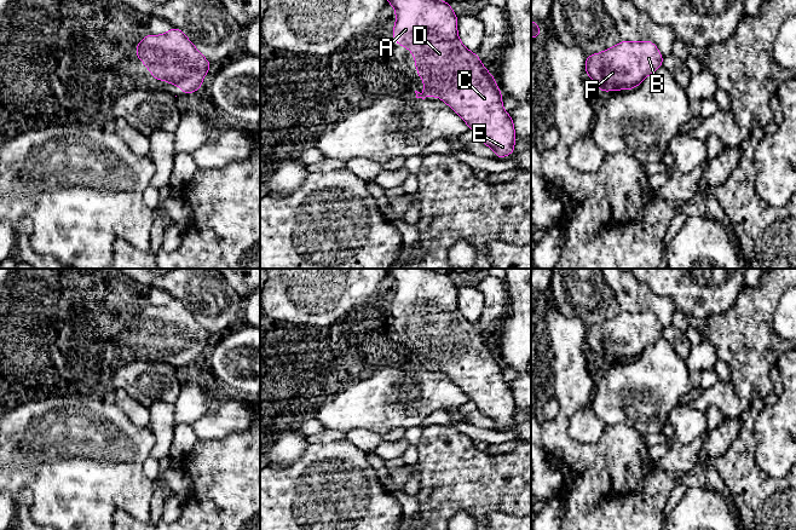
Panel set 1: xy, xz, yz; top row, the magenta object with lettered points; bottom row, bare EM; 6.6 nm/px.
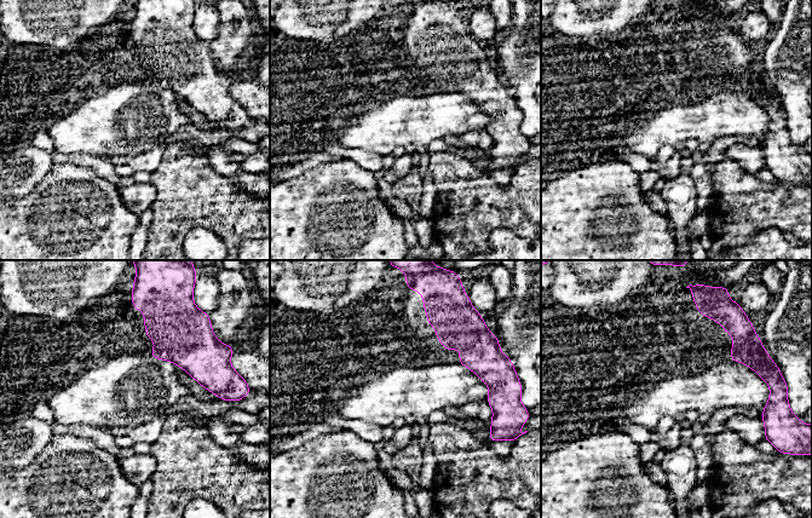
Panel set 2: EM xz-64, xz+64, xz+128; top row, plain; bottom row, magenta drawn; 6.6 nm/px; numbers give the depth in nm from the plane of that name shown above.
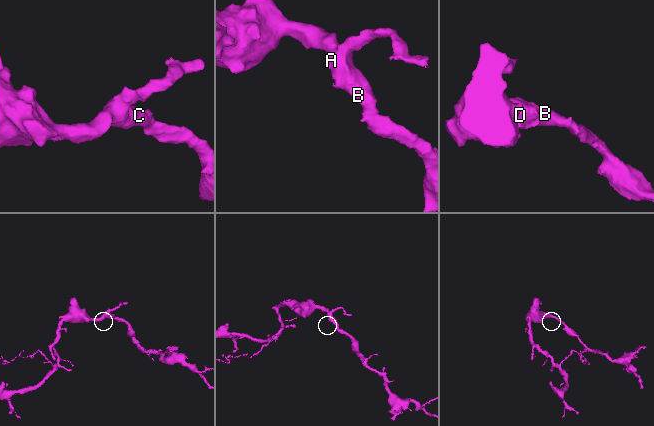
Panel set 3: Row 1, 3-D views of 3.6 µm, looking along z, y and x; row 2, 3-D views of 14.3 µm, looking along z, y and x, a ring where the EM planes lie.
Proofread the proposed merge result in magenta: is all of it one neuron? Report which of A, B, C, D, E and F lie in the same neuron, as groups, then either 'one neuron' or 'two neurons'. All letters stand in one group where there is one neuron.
groups A B C D E F; one neuron

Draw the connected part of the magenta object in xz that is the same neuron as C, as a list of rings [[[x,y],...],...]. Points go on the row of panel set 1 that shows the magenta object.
[[[387,0],[396,8],[397,23],[393,27],[393,39],[398,46],[405,46],[410,50],[415,58],[416,73],[421,76],[426,91],[422,93],[415,91],[416,98],[444,97],[438,99],[446,103],[457,113],[461,119],[469,126],[478,139],[485,145],[494,149],[497,160],[502,160],[506,155],[515,152],[514,123],[502,105],[502,93],[500,92],[496,80],[489,73],[481,61],[474,52],[463,46],[457,36],[457,19],[451,5],[443,0]]]

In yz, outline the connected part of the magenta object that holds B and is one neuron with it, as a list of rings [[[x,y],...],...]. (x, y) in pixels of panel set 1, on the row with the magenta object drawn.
[[[621,41],[601,53],[586,56],[584,71],[601,92],[631,90],[663,65],[663,56],[656,45]]]

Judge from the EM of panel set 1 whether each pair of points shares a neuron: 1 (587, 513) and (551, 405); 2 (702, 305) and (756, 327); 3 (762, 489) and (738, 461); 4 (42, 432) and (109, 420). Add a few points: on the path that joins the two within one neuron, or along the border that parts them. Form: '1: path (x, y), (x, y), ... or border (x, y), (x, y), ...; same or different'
1: border (548, 390), (559, 410), (543, 421); different
2: border (739, 292), (727, 310), (707, 318); different
3: path (755, 482), (742, 468); same
4: path (59, 432), (92, 432); same

